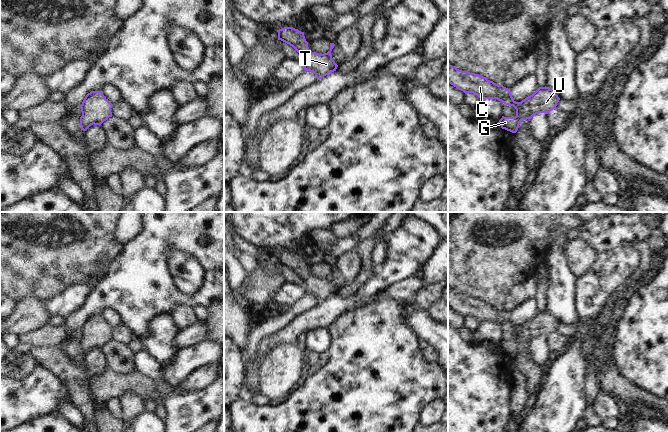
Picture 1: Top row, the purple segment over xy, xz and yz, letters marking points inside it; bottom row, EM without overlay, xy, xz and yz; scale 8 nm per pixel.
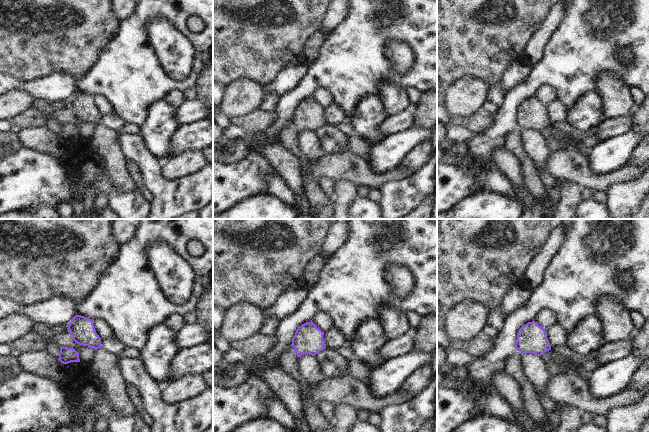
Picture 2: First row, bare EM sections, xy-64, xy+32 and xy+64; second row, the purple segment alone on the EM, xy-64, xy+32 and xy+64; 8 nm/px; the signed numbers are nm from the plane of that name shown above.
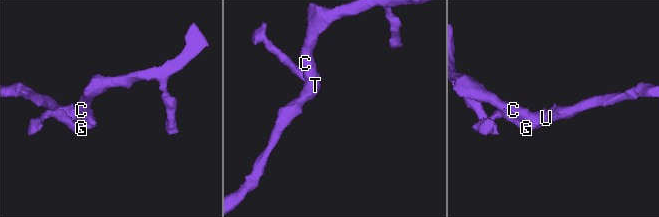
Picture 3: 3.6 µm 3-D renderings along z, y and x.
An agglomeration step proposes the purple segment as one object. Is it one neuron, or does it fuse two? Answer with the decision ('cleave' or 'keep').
keep

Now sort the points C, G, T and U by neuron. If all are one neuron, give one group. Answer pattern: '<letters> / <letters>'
C G T U

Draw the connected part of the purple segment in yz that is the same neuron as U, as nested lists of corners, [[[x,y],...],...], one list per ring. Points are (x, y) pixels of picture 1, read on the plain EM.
[[[448,287],[448,306],[463,315],[465,318],[473,317],[480,323],[497,323],[505,330],[516,333],[515,341],[504,341],[498,348],[502,353],[516,357],[522,344],[531,343],[539,337],[548,338],[556,333],[560,322],[549,311],[539,311],[532,319],[521,326],[516,326],[508,312],[489,305],[479,298],[462,295]]]

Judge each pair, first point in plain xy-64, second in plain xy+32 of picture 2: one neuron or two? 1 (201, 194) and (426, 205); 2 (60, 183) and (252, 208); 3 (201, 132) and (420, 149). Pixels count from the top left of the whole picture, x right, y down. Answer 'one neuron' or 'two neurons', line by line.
1: two neurons
2: two neurons
3: two neurons

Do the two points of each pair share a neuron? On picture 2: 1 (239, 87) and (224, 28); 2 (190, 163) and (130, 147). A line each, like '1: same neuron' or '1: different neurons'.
1: different neurons
2: different neurons

